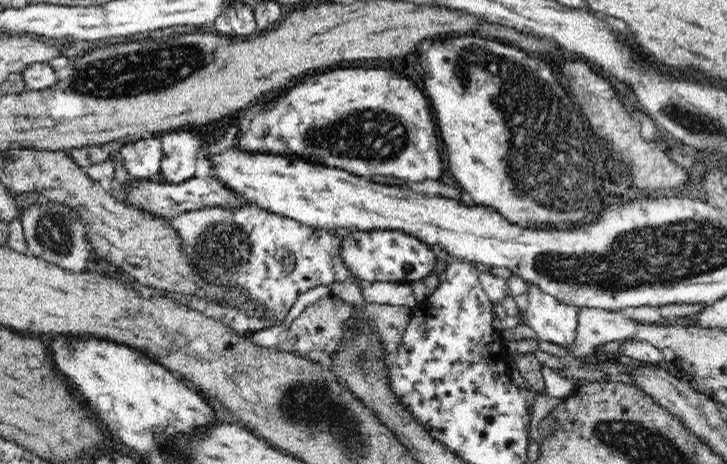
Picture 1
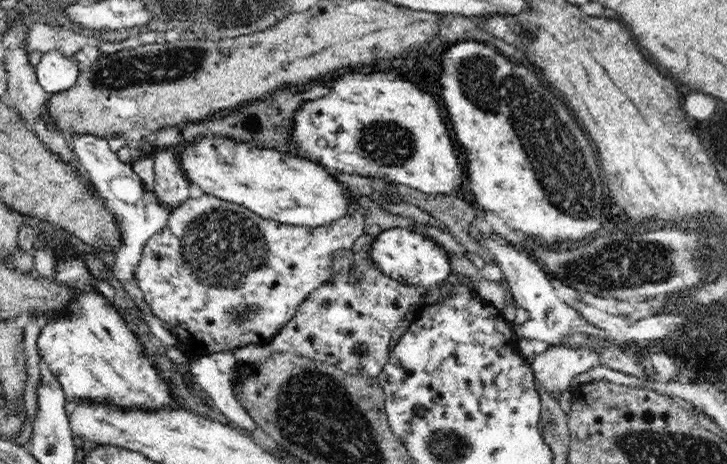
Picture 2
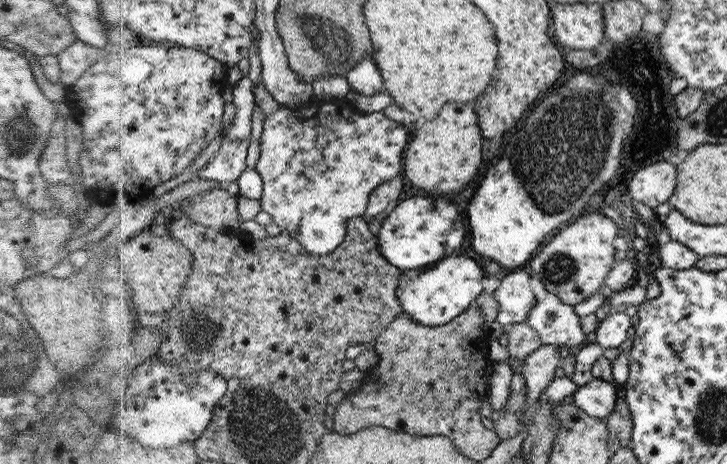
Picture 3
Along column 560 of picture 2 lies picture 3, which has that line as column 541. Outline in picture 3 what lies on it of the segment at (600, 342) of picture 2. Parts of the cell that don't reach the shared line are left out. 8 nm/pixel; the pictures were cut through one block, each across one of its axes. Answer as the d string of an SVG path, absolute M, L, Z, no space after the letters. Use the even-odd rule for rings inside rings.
M543 344L523 359L521 374L526 379L528 401L522 410L516 412L518 418L522 412L538 402L543 390L554 380L560 363L559 345Z

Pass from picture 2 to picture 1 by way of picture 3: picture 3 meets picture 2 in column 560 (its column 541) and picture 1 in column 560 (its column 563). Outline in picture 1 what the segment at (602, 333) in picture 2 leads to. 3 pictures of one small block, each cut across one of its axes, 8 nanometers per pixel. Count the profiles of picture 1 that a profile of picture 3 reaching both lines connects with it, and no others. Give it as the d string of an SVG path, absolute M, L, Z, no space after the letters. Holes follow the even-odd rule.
M529 283L528 308L521 315L521 323L527 324L538 336L566 348L573 340L578 328L578 307L560 303L556 297Z

